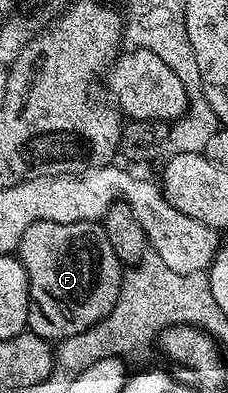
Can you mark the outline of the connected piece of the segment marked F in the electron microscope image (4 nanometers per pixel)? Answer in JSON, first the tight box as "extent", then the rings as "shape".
{"extent":[17,221,125,341],"shape":[[[37,221],[25,229],[17,248],[17,258],[25,265],[29,277],[29,330],[37,337],[48,341],[62,341],[77,333],[85,333],[93,325],[100,323],[121,293],[125,274],[124,264],[119,262],[109,237],[98,222],[94,223],[58,223],[57,221]]]}

